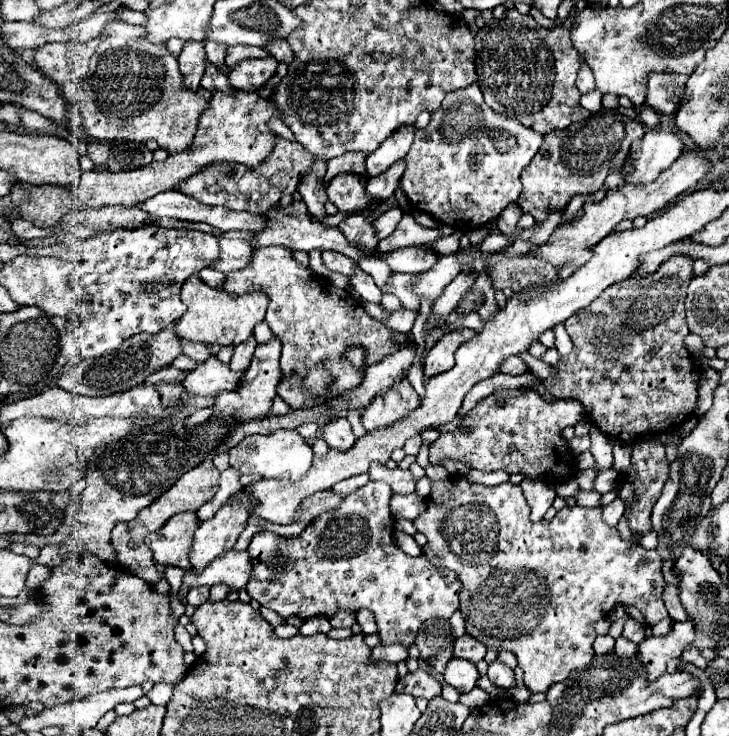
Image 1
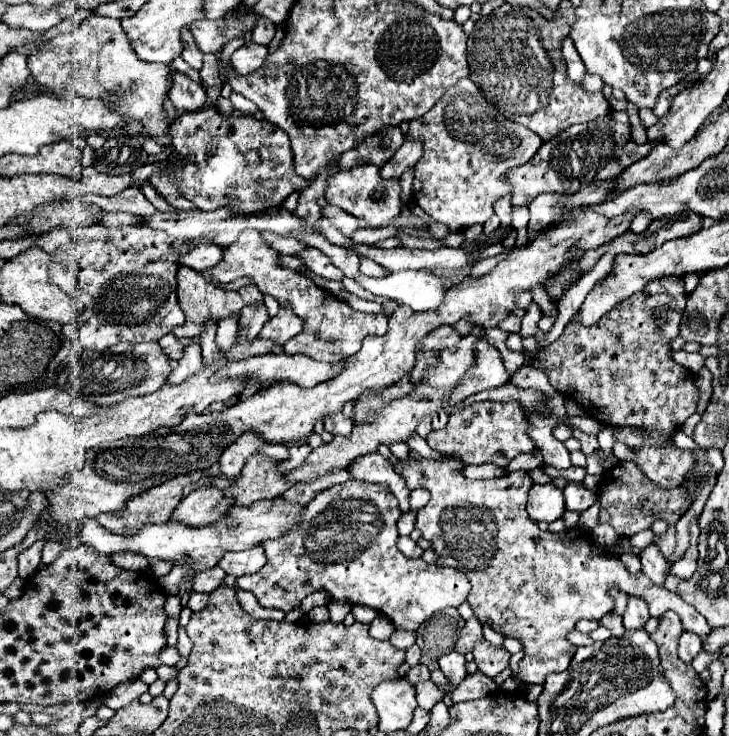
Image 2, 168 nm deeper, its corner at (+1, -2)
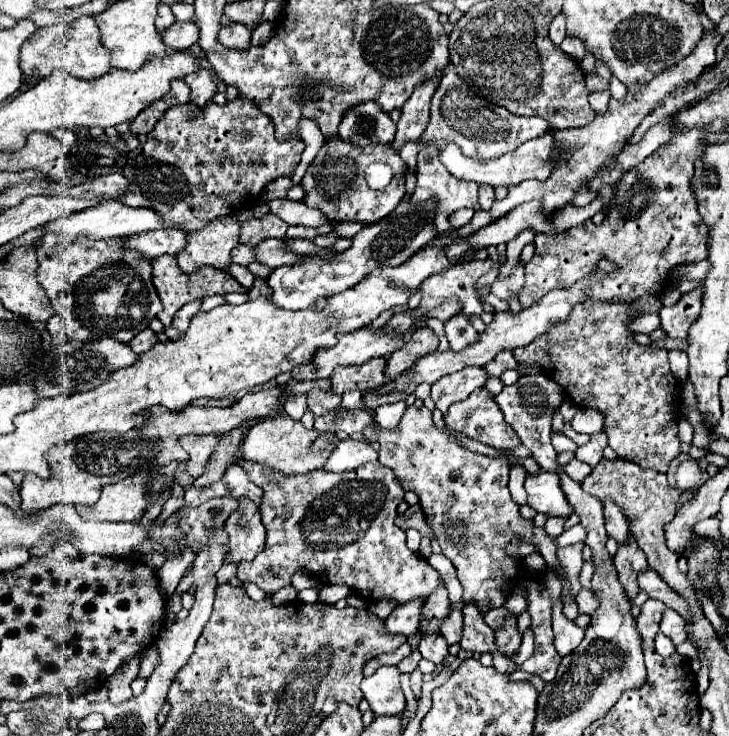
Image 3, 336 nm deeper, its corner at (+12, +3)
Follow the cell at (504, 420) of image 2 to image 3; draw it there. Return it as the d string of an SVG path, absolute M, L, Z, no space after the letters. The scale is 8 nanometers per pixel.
M482 387L470 393L470 397L466 397L464 401L458 401L454 405L450 405L450 409L444 413L444 423L446 427L460 431L464 435L468 435L470 439L476 439L484 445L490 445L494 449L514 449L520 445L520 439L516 437L516 433L504 423L504 415L500 411L500 407L494 403L492 395Z

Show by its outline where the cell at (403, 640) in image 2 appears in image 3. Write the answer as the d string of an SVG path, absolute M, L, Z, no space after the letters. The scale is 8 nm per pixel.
M414 601L412 605L402 605L400 609L394 609L390 617L384 621L388 633L406 635L406 637L414 635L418 631L420 609L422 609L422 601Z

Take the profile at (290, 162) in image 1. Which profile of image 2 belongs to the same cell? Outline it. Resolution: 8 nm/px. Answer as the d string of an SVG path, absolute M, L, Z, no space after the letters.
M209 106L197 112L185 112L177 116L175 122L169 126L169 136L173 154L185 162L175 172L175 178L173 174L167 174L165 166L163 170L157 170L157 174L151 174L149 184L157 190L157 194L165 198L169 206L177 210L215 210L221 208L217 204L227 204L231 214L255 214L281 206L291 192L301 190L301 178L295 174L293 168L293 152L289 138L283 130L279 130L267 120L257 120L251 116L223 116L213 106Z

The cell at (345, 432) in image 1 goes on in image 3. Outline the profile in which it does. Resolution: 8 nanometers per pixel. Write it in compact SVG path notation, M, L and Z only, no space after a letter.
M318 387L310 389L306 399L308 399L308 409L314 413L314 417L328 415L330 411L340 407L340 395L332 393L332 391L322 391Z

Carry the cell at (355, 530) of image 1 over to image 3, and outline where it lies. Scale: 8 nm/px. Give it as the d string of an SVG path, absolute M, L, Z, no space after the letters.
M240 461L248 477L264 489L264 499L260 505L262 523L266 527L266 547L250 563L240 563L236 577L240 581L250 581L258 585L268 597L290 585L290 579L298 571L312 571L314 577L324 583L342 583L352 591L360 591L366 601L394 601L398 607L416 599L428 599L440 585L444 585L440 573L428 565L416 553L406 547L406 535L394 525L396 507L404 499L404 489L396 481L390 469L384 469L378 461L364 465L352 473L328 473L324 469L310 471L296 477L272 477L272 473L262 473L264 467Z

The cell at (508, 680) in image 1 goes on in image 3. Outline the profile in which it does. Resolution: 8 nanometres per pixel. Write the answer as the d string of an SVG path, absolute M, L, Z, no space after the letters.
M464 605L464 635L460 639L460 647L464 651L478 651L478 653L498 653L496 635L484 623L482 611L476 605Z

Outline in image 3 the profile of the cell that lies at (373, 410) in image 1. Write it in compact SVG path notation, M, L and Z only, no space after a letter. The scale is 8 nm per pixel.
M376 357L372 361L366 361L364 365L350 365L348 369L336 369L336 373L330 377L332 391L336 395L342 395L344 391L352 389L358 389L362 393L374 391L386 381L384 369L386 369L384 357Z

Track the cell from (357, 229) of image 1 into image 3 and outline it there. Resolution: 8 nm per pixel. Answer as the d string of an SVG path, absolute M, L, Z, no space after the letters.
M274 199L268 201L270 211L278 215L288 225L304 225L304 227L320 227L330 223L320 209L308 207L304 201L290 201L290 199Z

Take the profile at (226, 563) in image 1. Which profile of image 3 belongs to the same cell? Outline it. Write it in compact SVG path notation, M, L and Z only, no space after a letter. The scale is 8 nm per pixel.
M240 499L240 505L232 517L228 517L224 525L224 533L228 535L224 563L240 563L252 561L262 549L266 541L266 529L260 521L260 503L250 499Z

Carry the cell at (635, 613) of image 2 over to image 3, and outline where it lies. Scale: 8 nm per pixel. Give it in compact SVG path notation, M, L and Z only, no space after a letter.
M624 545L624 549L618 549L614 555L614 567L618 571L618 583L624 587L624 593L630 601L638 595L636 577L638 573L648 569L648 561L642 549L638 545Z

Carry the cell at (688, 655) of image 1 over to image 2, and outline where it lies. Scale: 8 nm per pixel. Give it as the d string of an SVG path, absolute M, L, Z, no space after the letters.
M683 630L683 634L679 636L679 658L683 662L691 662L699 652L701 652L699 636L695 632Z

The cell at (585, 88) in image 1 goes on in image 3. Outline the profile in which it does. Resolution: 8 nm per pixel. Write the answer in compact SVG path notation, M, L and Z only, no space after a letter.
M560 13L558 17L554 17L554 21L552 21L552 25L550 25L550 41L552 41L556 47L560 47L560 43L564 41L564 37L566 37L566 19L564 19L564 15Z

